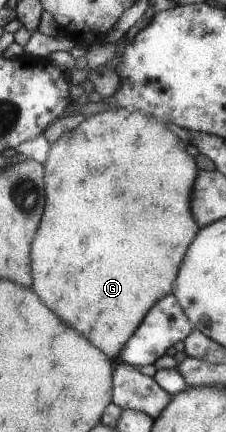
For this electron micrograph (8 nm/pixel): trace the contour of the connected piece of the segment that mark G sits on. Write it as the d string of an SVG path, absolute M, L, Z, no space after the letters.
M128 108L107 109L95 113L70 131L61 134L50 145L43 165L44 186L49 205L45 205L45 217L41 217L41 229L37 229L37 241L33 241L33 293L37 293L41 301L45 301L45 307L53 309L53 313L57 313L57 317L61 317L67 325L71 325L89 341L93 341L93 345L97 345L105 353L105 357L109 360L117 360L121 349L139 327L148 309L160 300L160 297L172 291L180 261L199 231L190 209L192 185L199 170L194 159L191 159L183 149L181 141L175 139L175 135L167 131L155 117L149 117L139 110L130 111Z

